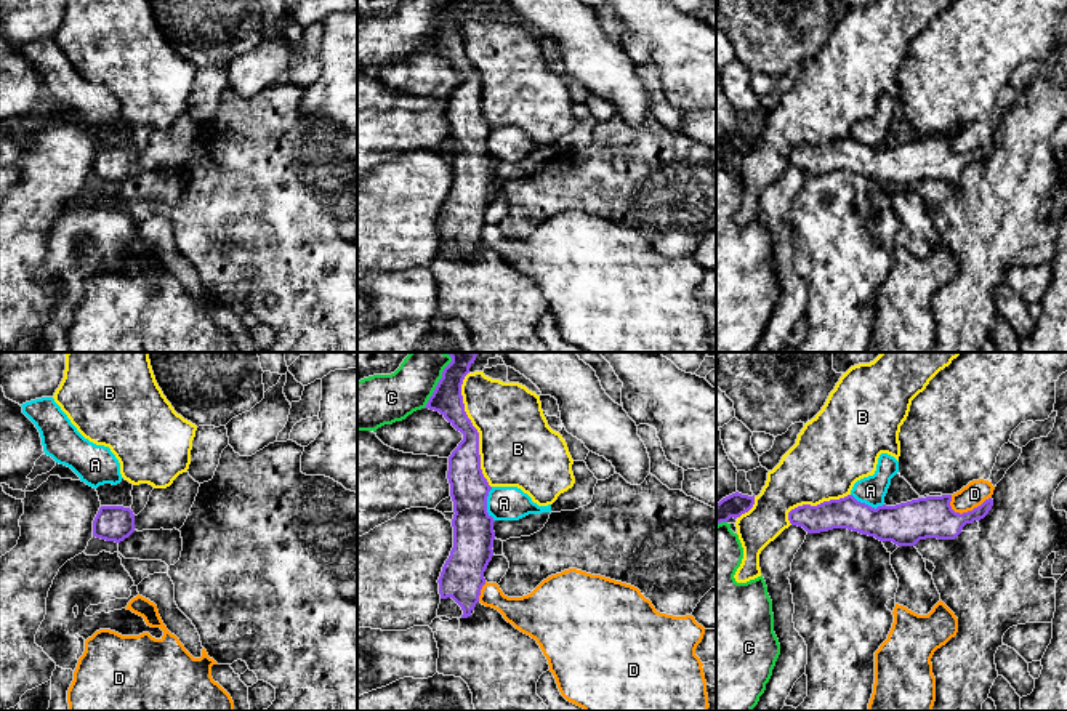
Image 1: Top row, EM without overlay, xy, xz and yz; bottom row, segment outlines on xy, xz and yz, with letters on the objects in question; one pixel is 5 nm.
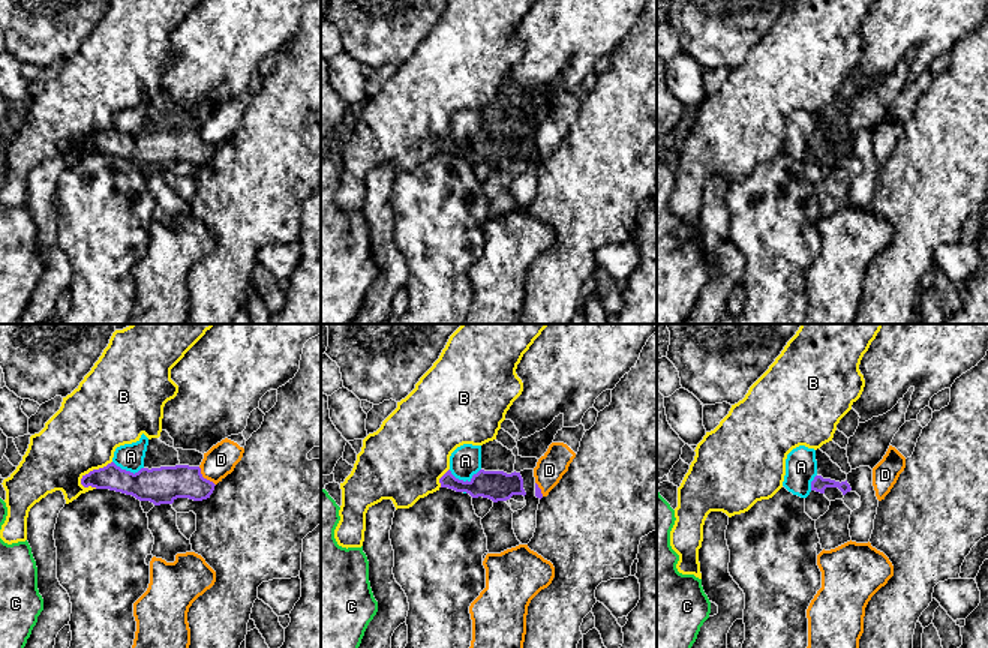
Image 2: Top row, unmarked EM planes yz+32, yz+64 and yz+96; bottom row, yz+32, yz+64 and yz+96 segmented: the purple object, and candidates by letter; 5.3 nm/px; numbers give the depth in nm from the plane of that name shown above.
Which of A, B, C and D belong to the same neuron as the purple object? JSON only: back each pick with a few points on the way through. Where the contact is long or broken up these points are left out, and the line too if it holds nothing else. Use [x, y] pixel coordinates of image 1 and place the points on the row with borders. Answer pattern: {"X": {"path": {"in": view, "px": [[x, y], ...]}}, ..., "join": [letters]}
{"join": []}

